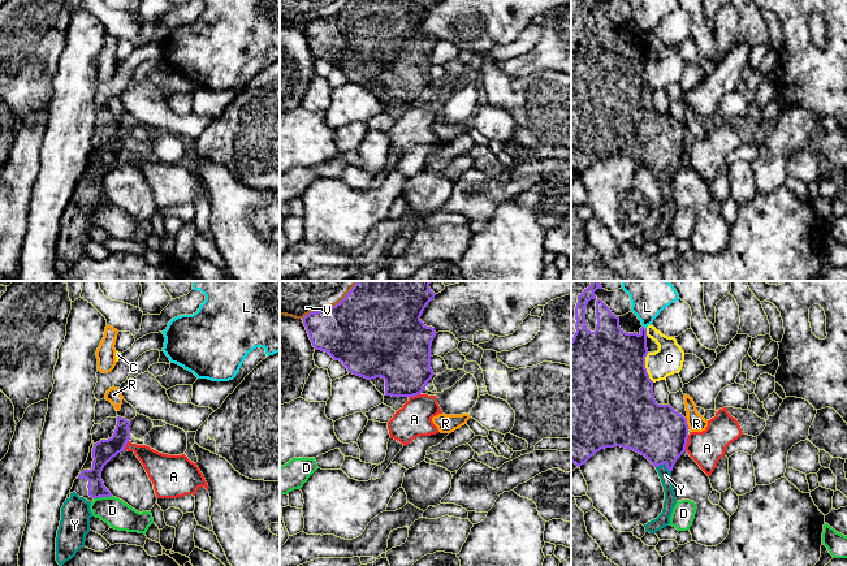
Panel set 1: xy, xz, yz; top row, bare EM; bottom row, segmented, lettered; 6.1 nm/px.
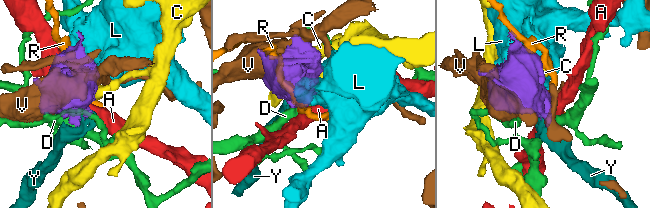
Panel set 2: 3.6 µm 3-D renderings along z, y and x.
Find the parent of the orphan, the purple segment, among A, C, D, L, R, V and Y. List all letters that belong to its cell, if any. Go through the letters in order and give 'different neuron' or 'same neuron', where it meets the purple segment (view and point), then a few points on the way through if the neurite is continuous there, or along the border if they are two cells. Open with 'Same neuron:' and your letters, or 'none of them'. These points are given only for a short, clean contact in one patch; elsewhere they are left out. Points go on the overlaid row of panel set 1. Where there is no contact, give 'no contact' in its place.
Same neuron: Y
A: different neuron | yz (686, 443) | along yz (688, 435), (685, 450)
C: different neuron | yz (644, 367)
D: different neuron | xy (102, 496) | along xy (111, 495), (94, 498)
L: different neuron | yz (643, 327)
R: different neuron | yz (686, 423)
V: different neuron | xz (332, 306)
Y: same neuron | yz (664, 462) | across yz (658, 432), (662, 440), (664, 462), (665, 475)

